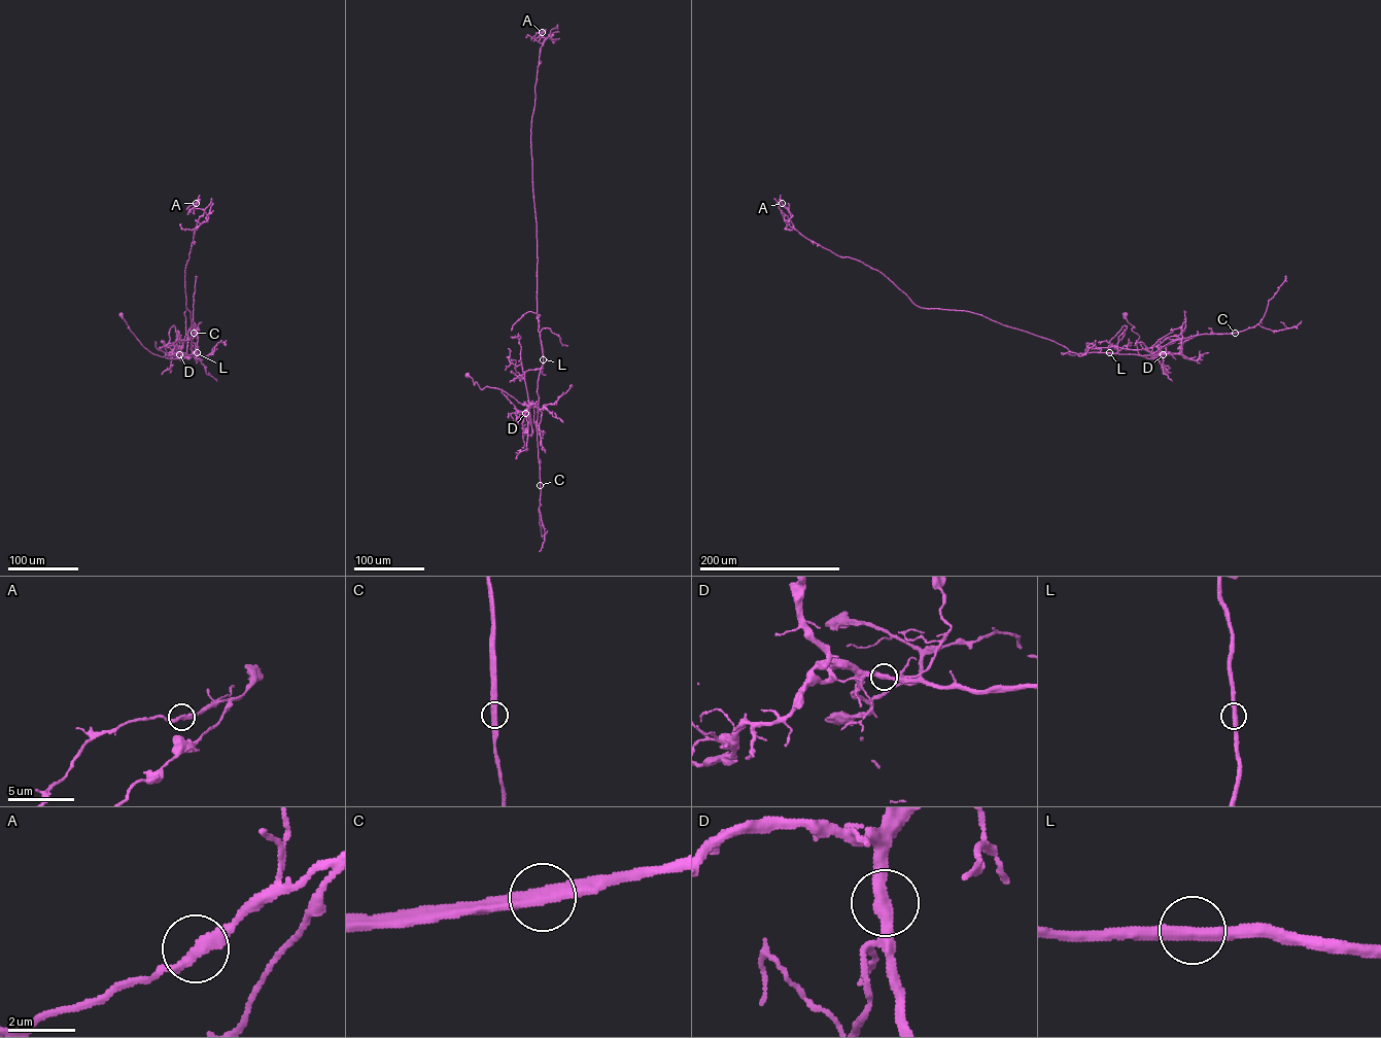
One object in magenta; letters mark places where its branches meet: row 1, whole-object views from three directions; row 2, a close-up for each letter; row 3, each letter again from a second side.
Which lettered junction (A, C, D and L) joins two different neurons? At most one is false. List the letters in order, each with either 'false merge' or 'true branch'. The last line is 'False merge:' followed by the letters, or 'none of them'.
A: true branch
C: false merge
D: true branch
L: true branch
False merge: C

